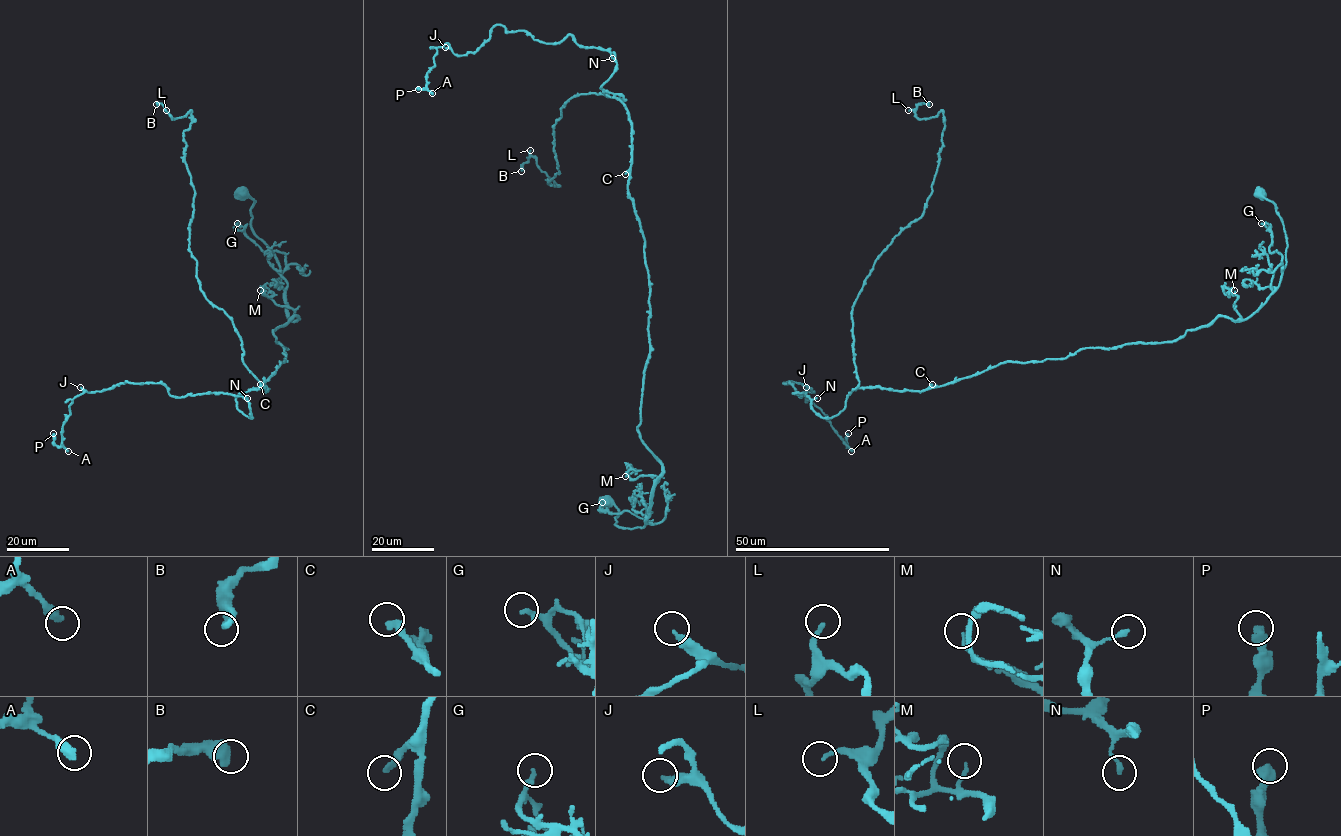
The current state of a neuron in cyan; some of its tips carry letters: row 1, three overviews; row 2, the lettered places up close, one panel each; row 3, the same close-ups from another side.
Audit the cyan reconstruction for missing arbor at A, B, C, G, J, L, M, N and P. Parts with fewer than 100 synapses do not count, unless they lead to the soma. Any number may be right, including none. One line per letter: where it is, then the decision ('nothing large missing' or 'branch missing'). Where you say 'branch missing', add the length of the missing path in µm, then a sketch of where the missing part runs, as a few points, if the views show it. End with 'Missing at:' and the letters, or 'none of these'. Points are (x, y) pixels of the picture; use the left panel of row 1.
A: (68, 451) | nothing large missing
B: (156, 104) | nothing large missing
C: (260, 384) | nothing large missing
G: (237, 223) | nothing large missing
J: (80, 387) | nothing large missing
L: (166, 110) | nothing large missing
M: (260, 290) | nothing large missing
N: (247, 398) | nothing large missing
P: (53, 433) | nothing large missing
Missing at: none of these

